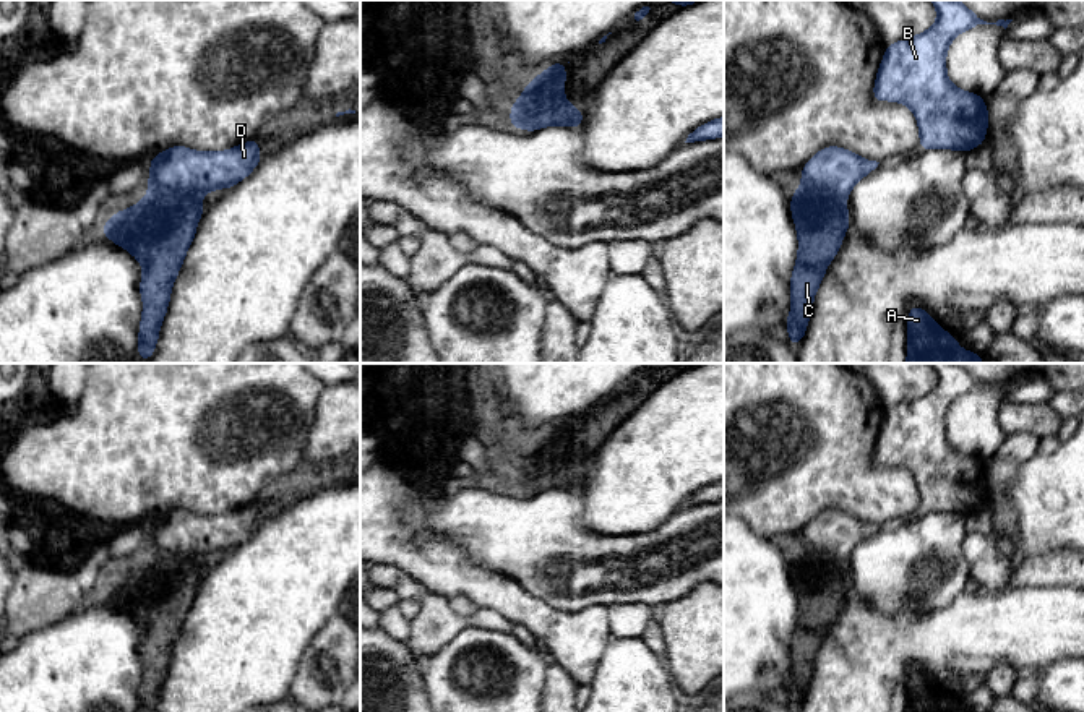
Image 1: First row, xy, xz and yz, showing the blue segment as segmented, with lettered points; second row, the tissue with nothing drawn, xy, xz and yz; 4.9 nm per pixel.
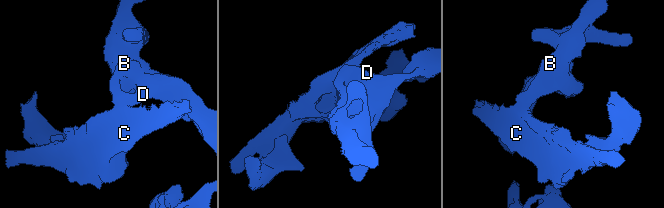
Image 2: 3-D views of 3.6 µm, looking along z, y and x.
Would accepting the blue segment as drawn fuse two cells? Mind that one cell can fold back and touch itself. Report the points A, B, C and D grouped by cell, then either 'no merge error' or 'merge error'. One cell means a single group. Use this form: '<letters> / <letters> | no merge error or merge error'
A C / B D | merge error

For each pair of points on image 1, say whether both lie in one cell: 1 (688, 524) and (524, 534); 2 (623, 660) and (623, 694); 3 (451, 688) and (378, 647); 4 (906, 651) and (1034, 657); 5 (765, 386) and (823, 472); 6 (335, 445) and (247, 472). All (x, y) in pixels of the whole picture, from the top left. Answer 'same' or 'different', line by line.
1: same
2: same
3: different
4: same
5: same
6: different

